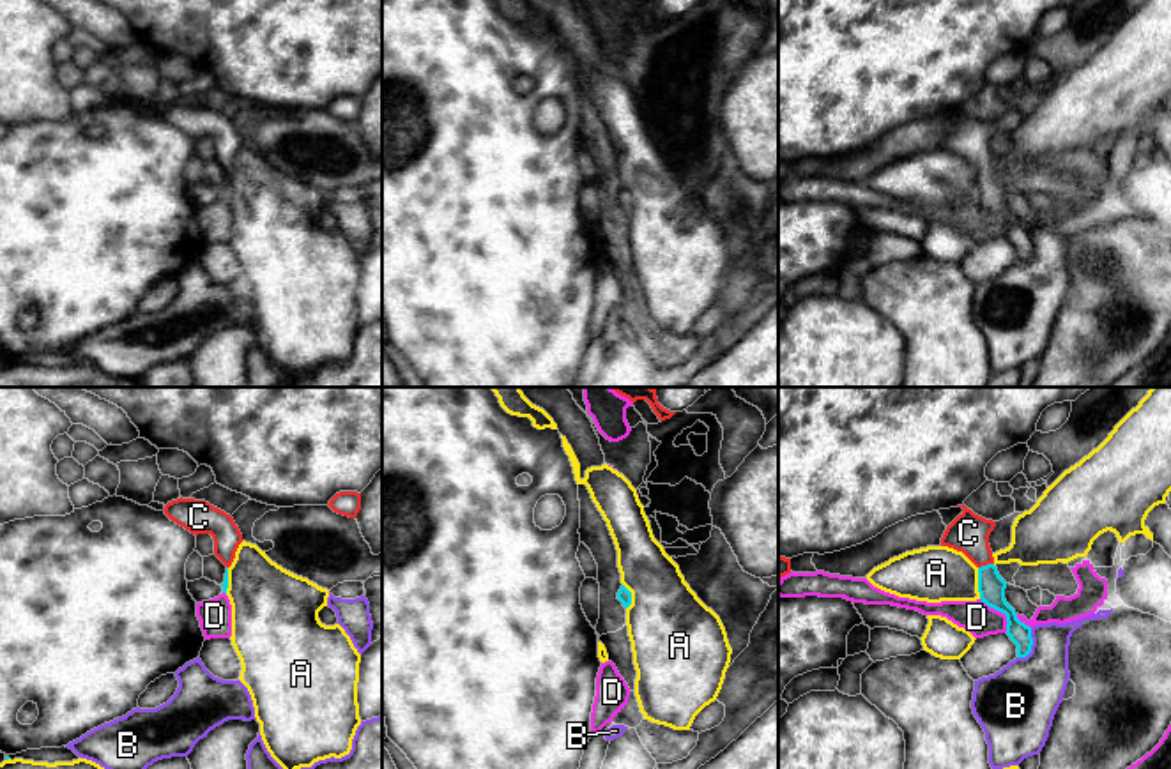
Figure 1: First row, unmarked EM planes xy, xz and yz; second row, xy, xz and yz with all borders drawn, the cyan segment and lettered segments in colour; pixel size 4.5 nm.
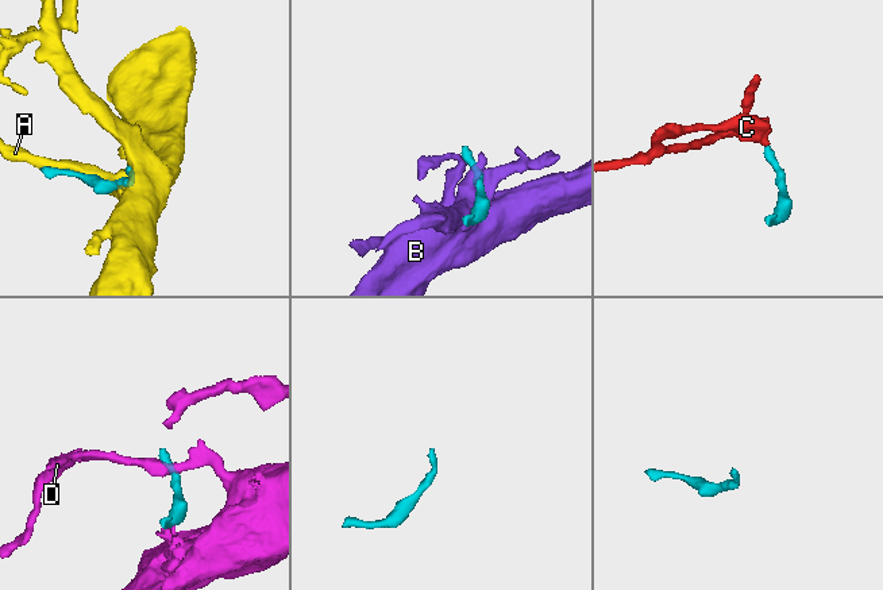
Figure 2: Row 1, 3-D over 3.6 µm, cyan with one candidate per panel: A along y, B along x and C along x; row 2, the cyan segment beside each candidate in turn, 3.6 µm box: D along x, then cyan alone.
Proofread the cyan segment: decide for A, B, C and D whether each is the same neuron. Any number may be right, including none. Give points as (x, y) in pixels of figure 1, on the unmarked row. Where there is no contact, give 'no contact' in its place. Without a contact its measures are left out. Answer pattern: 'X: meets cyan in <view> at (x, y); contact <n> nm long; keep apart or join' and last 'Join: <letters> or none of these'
A: meets cyan in yz at (979, 188); contact 140 nm long; keep apart
B: meets cyan in yz at (1032, 248); contact 160 nm long; keep apart
C: meets cyan in yz at (987, 168); contact 80 nm long; join
D: meets cyan in yz at (1002, 216); contact 200 nm long; keep apart
Join: C

